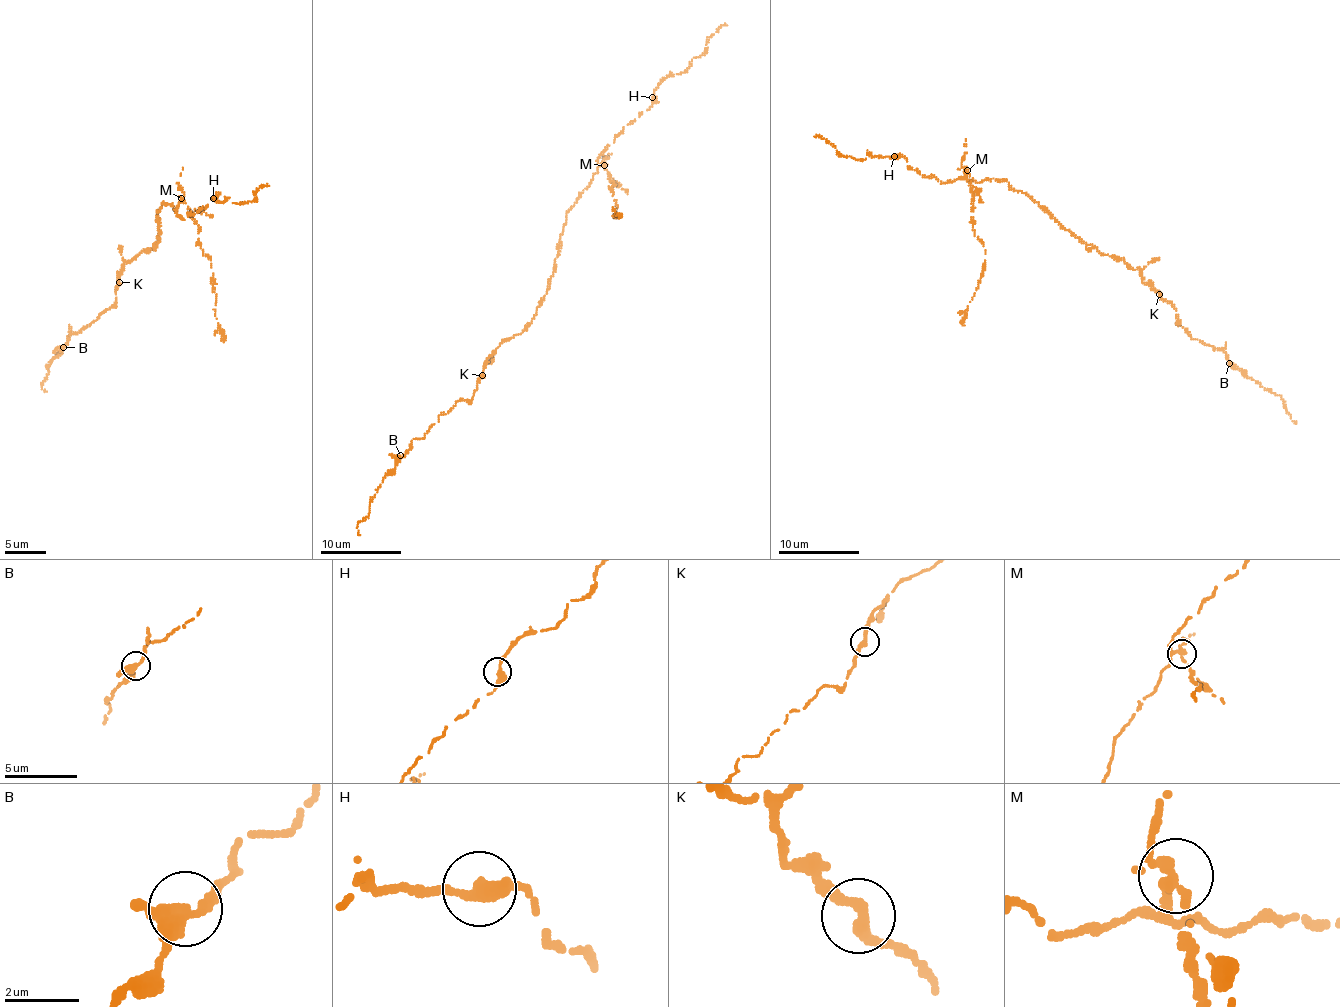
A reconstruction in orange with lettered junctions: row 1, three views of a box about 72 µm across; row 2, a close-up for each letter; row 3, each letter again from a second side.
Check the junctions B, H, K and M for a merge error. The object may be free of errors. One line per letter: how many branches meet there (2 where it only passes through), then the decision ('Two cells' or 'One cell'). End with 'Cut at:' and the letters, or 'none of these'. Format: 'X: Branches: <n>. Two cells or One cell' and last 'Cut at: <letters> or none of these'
B: Branches: 3. One cell
H: Branches: 2. One cell
K: Branches: 2. One cell
M: Branches: 3. Two cells
Cut at: M

